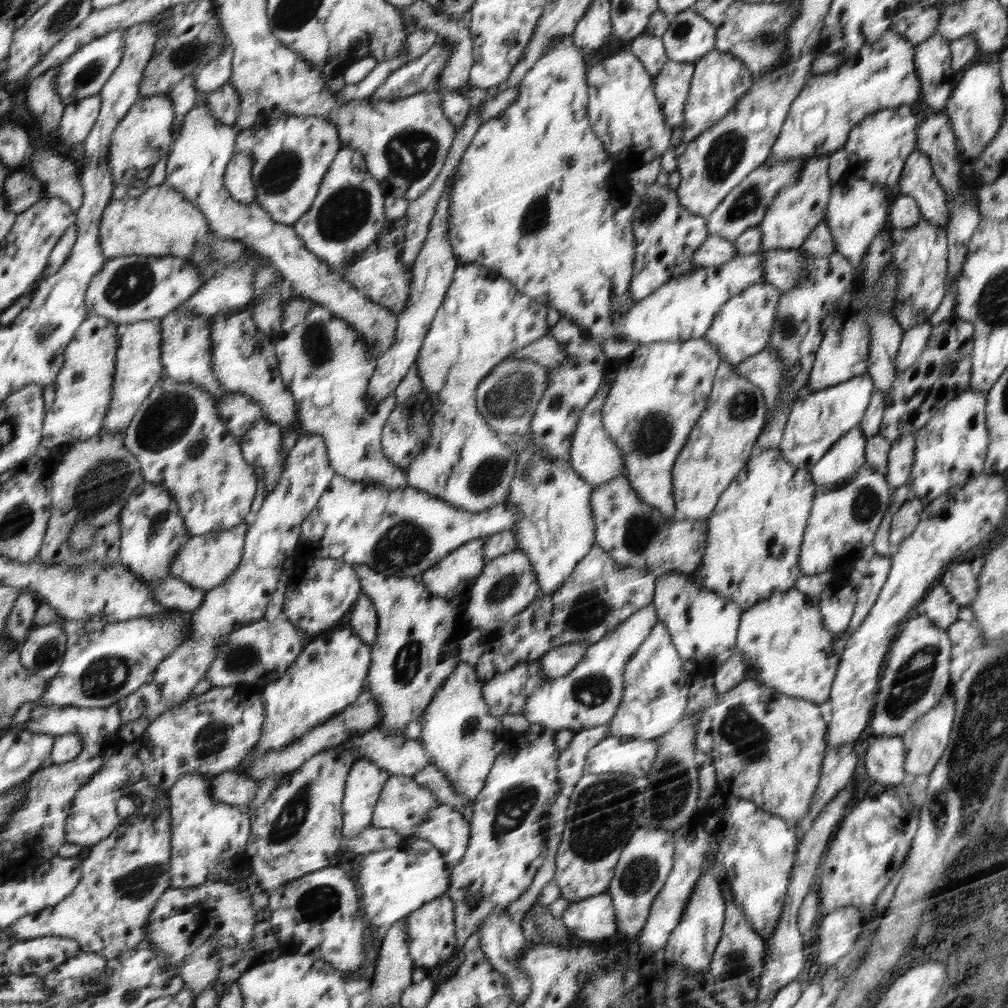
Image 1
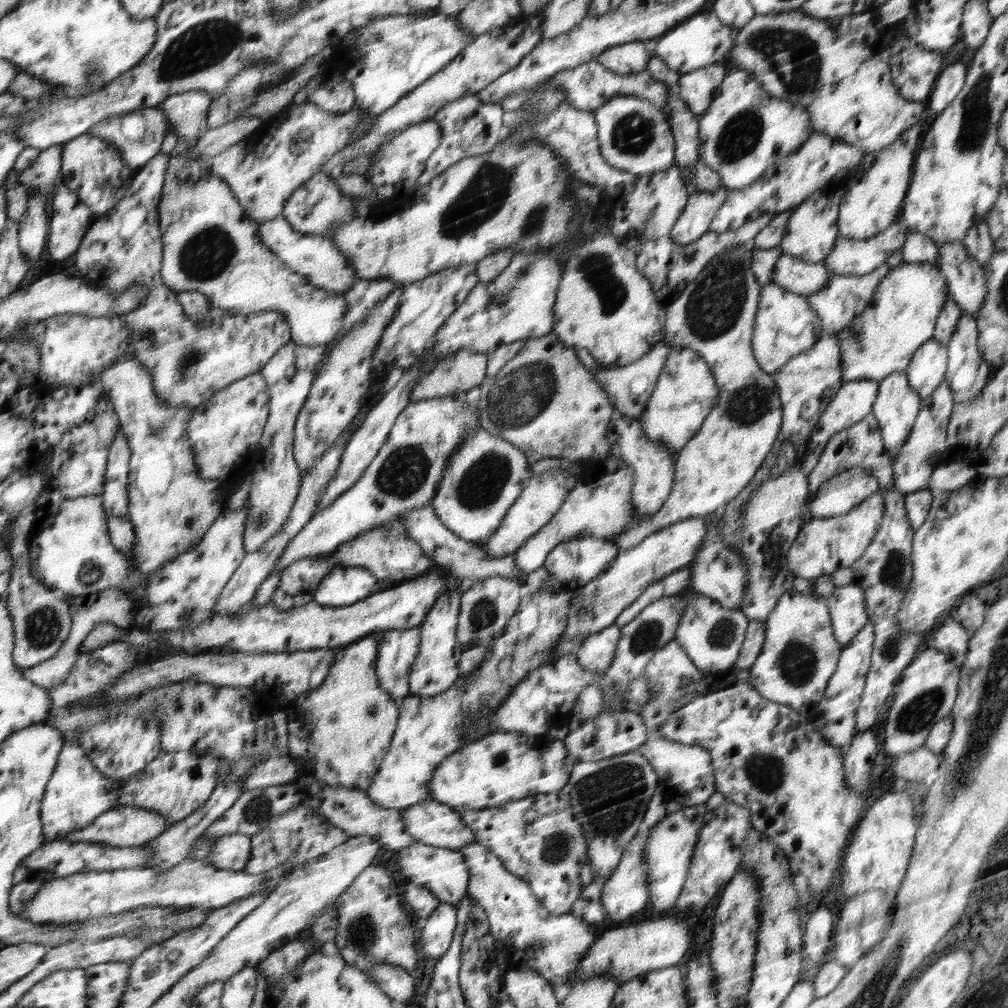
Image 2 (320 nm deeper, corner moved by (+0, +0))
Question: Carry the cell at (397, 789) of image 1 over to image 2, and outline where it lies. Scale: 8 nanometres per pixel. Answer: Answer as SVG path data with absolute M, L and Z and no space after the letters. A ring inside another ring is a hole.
M430 797L425 798L414 806L409 806L406 810L402 810L401 819L405 822L407 833L410 833L417 841L436 848L460 851L471 842L477 842L471 827L463 821L461 816L451 806Z

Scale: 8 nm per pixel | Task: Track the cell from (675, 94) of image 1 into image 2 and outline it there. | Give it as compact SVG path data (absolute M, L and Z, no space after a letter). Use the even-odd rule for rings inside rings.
M714 63L680 76L677 92L698 118L707 112L725 77L725 63Z

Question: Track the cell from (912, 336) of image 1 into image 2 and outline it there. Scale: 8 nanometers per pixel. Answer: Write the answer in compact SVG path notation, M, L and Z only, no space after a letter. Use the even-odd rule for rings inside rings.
M938 339L927 341L911 358L905 369L912 391L921 399L930 396L939 384L946 380L947 362L950 351Z

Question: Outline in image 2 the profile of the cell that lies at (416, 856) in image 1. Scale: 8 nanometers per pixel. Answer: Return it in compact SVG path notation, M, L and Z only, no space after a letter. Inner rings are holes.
M417 841L408 848L397 851L396 863L400 864L400 876L405 878L406 884L414 883L432 891L440 903L457 906L467 894L469 883L469 868L460 851L448 848L436 848Z

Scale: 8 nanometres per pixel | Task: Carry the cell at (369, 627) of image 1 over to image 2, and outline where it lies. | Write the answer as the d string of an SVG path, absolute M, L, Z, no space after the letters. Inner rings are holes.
M418 627L392 628L380 631L380 634L376 674L383 689L401 701L409 694L409 678L418 656L421 632Z

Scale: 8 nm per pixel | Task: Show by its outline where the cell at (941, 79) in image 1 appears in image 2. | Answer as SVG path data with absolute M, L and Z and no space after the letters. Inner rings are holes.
M962 62L948 66L940 74L938 84L932 88L926 101L926 108L939 115L962 91L968 70Z

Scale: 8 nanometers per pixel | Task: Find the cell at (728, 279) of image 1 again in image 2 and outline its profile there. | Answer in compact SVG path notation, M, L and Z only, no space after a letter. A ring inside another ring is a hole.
M783 254L776 263L773 282L807 296L822 290L831 273L824 262L813 263L795 255Z

